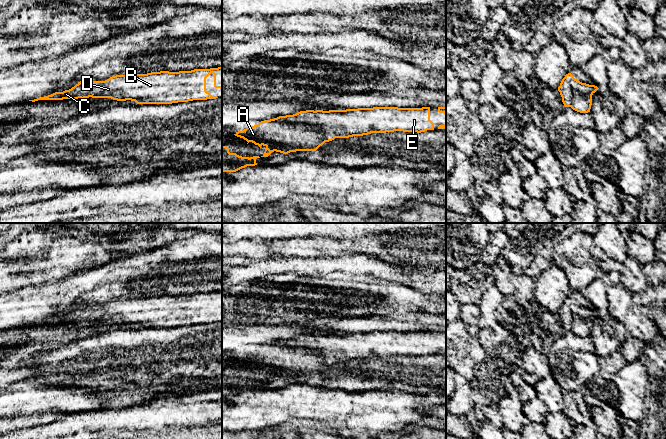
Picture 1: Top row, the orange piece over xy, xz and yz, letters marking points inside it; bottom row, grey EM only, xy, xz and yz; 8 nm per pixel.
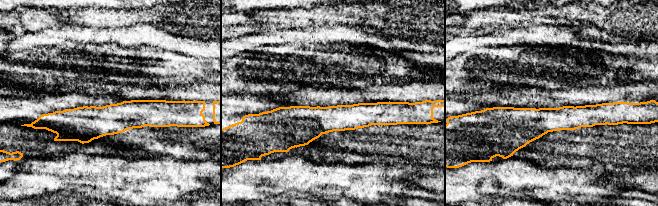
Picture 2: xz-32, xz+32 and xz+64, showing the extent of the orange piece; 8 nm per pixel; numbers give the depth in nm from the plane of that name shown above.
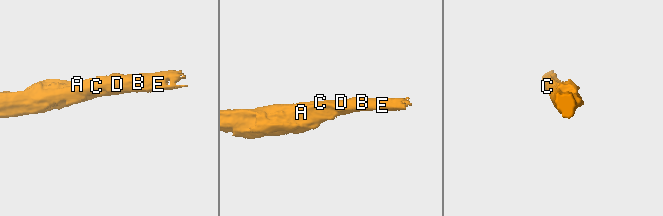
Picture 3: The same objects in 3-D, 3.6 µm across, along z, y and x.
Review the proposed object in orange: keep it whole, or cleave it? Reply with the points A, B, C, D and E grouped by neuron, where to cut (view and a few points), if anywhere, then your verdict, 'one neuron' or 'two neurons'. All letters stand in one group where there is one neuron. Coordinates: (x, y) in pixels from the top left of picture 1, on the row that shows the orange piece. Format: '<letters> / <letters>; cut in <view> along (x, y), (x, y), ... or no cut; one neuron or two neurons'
A B C D E; no cut; one neuron

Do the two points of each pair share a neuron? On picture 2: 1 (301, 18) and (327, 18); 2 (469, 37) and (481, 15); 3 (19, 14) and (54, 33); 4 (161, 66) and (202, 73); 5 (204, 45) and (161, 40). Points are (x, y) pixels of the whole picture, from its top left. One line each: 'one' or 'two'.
1: one
2: two
3: two
4: one
5: one

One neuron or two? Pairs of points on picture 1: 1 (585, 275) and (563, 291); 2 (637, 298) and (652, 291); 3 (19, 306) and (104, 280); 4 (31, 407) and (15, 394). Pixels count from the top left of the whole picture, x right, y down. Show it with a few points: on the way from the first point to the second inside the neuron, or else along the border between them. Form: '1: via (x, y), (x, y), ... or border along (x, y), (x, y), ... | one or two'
1: border along (557, 266), (564, 273), (573, 290) | two
2: via (641, 298), (645, 298), (648, 295) | one
3: via (40, 303), (62, 297), (75, 289), (83, 287) | one
4: via (27, 404), (19, 398) | one

